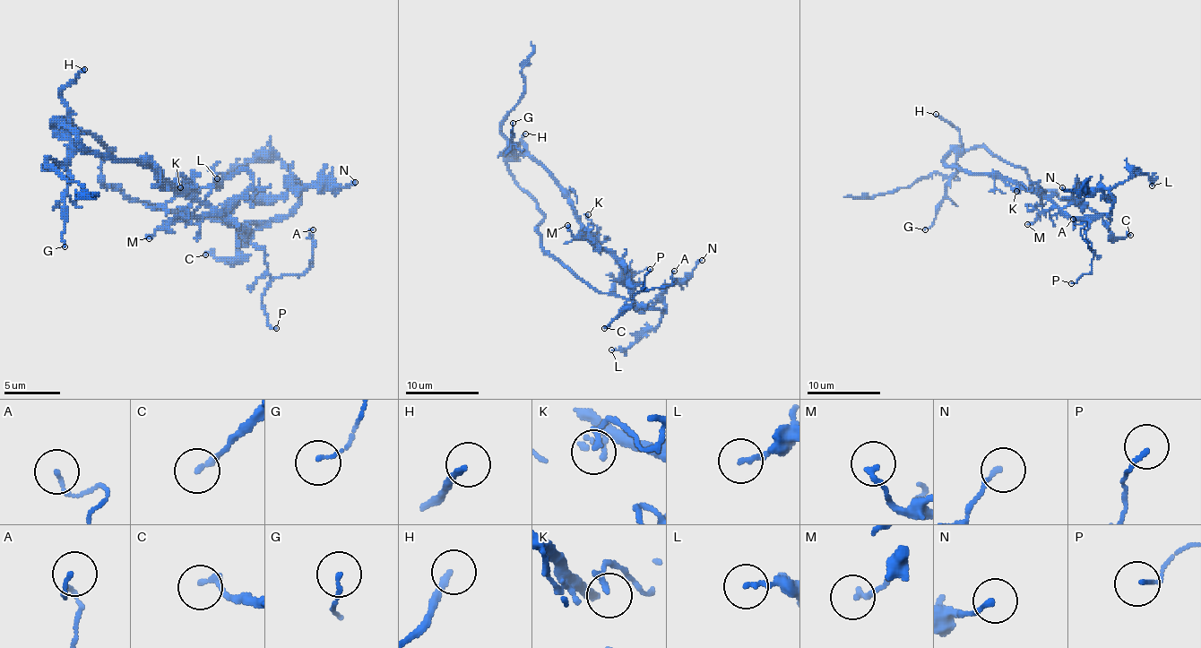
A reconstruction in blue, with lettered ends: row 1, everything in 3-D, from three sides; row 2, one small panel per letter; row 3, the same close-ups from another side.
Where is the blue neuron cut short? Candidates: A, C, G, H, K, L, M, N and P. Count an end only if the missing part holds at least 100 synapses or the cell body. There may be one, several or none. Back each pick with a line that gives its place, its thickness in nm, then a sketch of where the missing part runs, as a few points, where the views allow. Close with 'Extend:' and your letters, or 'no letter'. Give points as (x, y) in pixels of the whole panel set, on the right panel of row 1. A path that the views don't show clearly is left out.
H: Place: (936, 114). Thickness 180 nm
Extend: H

